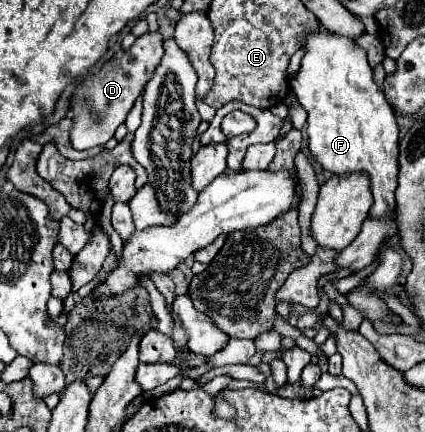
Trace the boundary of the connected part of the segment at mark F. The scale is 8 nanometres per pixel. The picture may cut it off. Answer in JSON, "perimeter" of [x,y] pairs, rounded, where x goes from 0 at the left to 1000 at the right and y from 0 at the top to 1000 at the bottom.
{"perimeter":[[[765,63],[718,76],[708,109],[718,127],[699,178],[685,188],[685,206],[722,257],[722,317],[736,363],[760,391],[788,405],[831,396],[868,400],[873,447],[882,456],[868,498],[887,507],[920,498],[939,396],[939,294],[925,248],[878,188],[878,160],[864,146],[859,113],[831,90],[788,81]]]}

